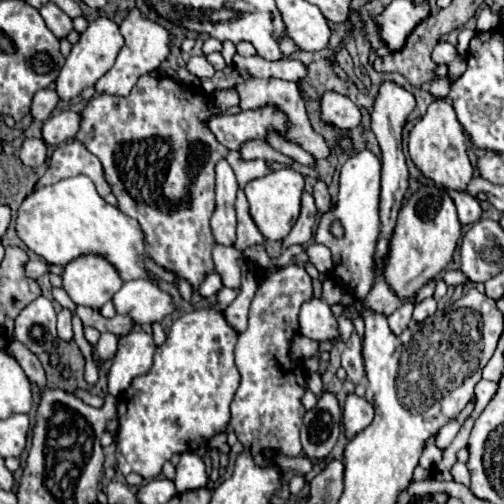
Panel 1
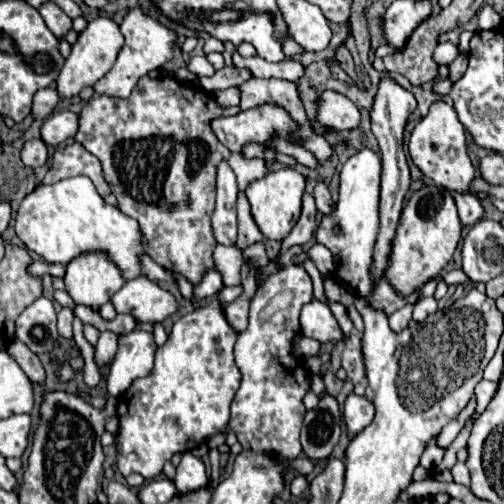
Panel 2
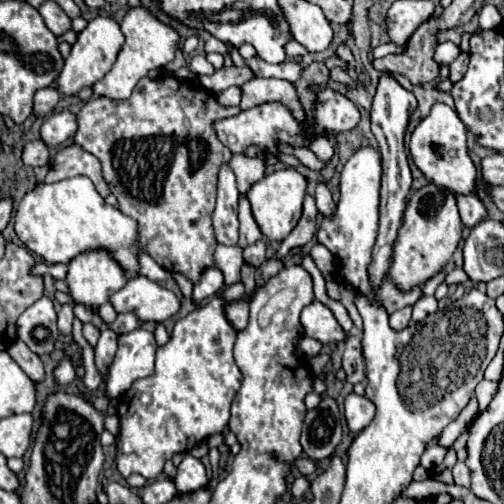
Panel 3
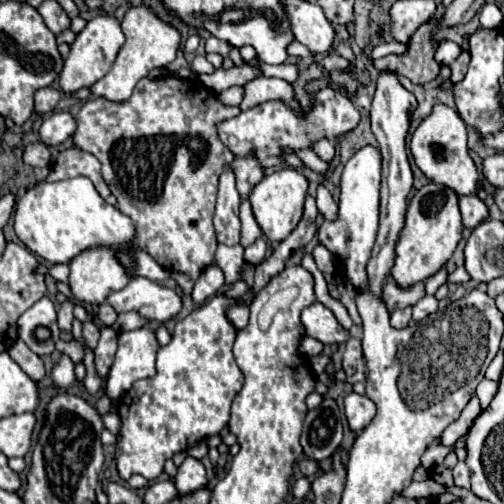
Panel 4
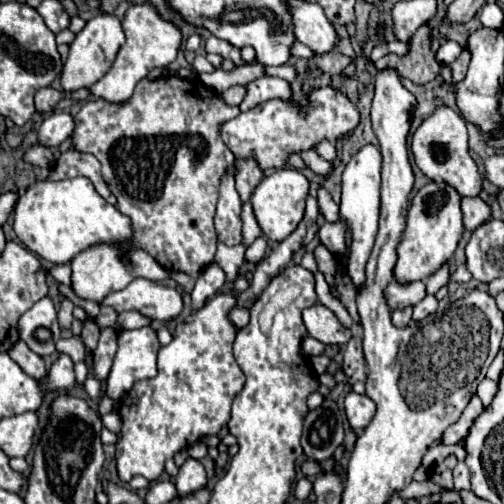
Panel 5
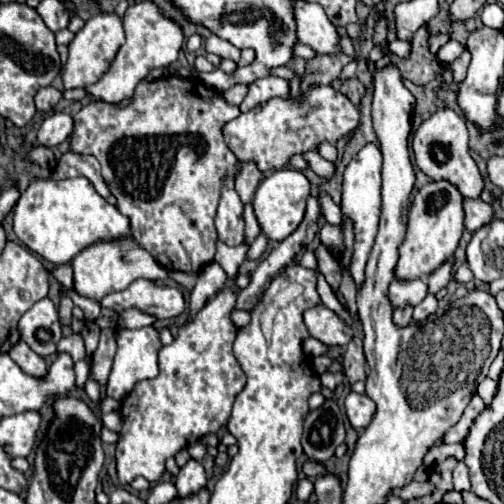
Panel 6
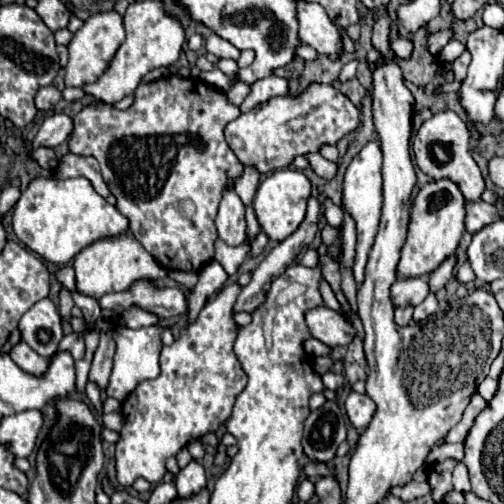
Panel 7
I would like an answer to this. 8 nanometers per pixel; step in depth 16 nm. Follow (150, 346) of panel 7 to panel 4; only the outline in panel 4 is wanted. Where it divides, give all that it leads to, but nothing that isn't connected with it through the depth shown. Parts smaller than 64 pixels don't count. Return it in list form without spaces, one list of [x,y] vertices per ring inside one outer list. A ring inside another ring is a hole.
[[[150,328],[120,332],[118,352],[108,374],[108,396],[112,400],[120,400],[136,380],[152,378],[156,374],[158,348],[156,332]]]

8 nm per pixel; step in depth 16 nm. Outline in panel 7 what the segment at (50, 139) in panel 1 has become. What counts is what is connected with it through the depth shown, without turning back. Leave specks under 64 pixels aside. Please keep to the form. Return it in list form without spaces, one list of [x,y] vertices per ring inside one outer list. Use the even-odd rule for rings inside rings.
[[[66,114],[48,116],[48,118],[44,120],[44,124],[40,126],[36,138],[32,140],[30,150],[36,150],[36,148],[40,148],[40,146],[56,148],[58,144],[62,144],[64,140],[68,140],[70,132],[72,132],[72,120],[70,120]]]

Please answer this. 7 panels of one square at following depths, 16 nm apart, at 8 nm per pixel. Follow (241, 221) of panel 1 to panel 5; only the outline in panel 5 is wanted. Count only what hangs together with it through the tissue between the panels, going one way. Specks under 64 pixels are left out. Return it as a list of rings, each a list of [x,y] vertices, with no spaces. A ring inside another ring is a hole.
[[[248,202],[242,206],[242,222],[244,222],[244,244],[246,246],[250,246],[260,234],[262,234],[262,230],[258,228],[258,222],[256,222],[256,218],[254,218],[254,214],[250,212],[252,208],[248,206]]]

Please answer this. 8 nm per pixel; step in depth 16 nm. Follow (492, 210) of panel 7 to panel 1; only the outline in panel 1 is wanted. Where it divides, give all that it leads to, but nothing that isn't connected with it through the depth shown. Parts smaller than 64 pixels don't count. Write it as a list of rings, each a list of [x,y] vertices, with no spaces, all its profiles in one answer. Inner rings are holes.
[[[448,190],[448,194],[452,196],[452,200],[458,208],[458,216],[460,216],[462,224],[474,224],[476,220],[482,218],[482,206],[476,196],[470,196],[464,192],[452,192],[452,190]]]

